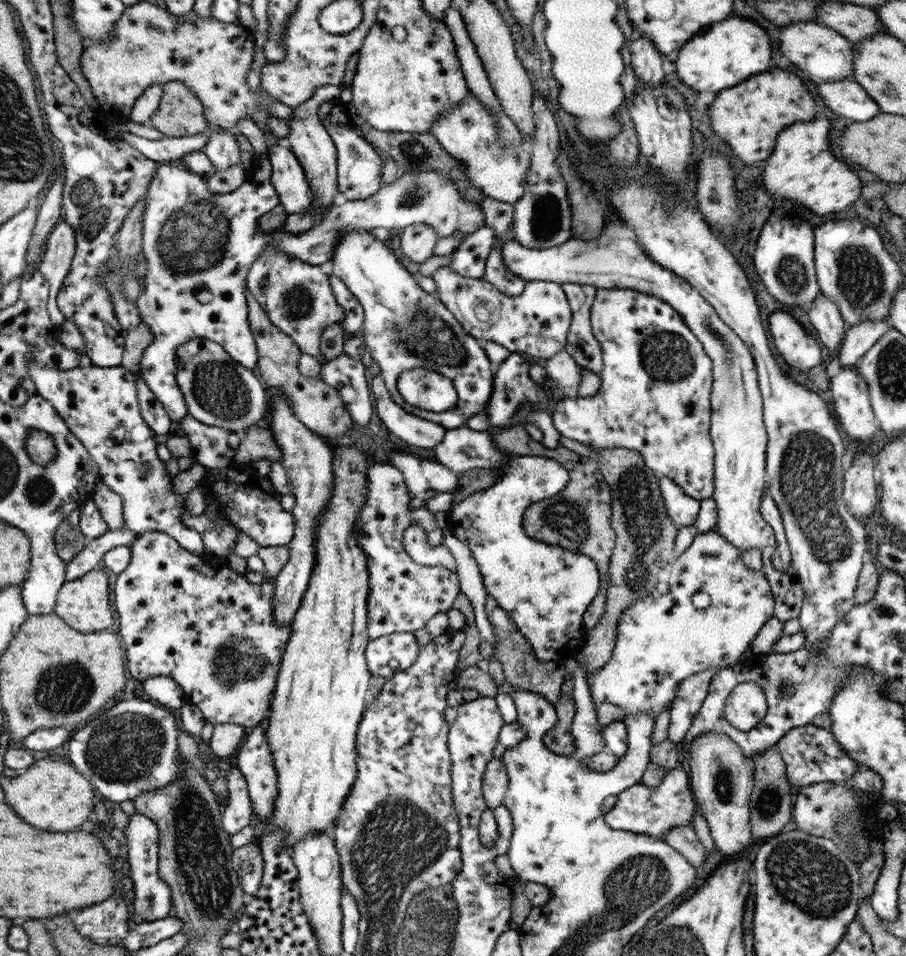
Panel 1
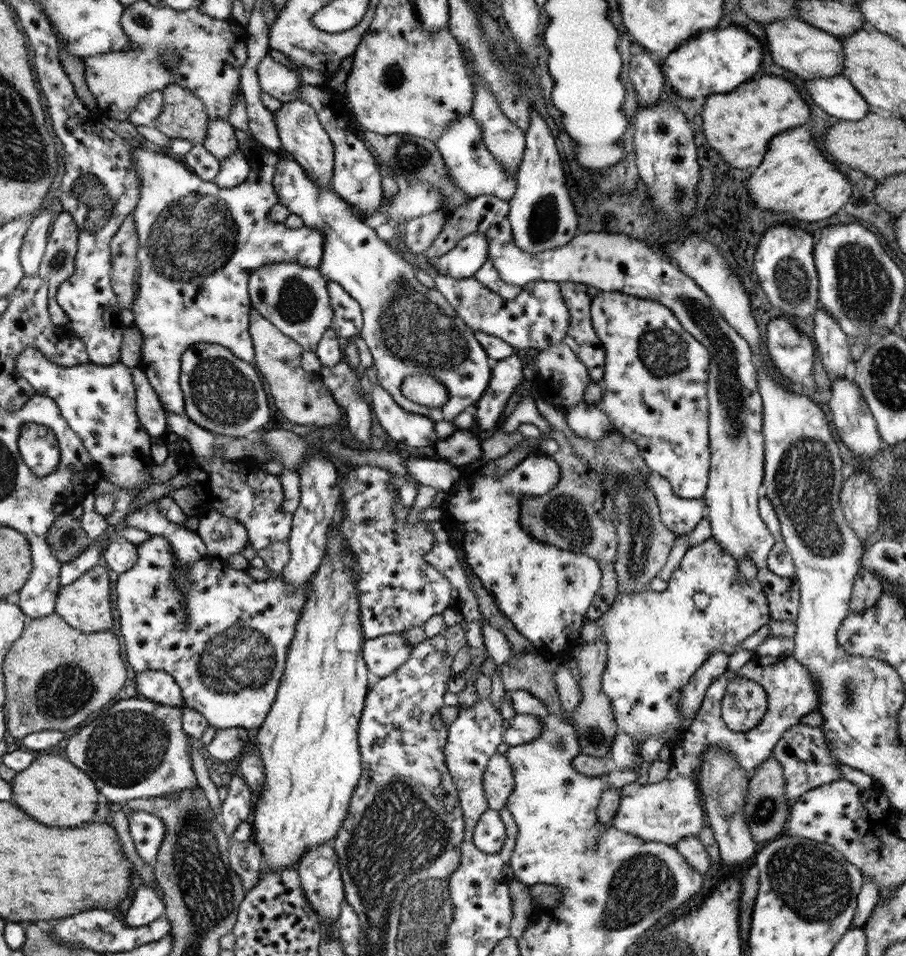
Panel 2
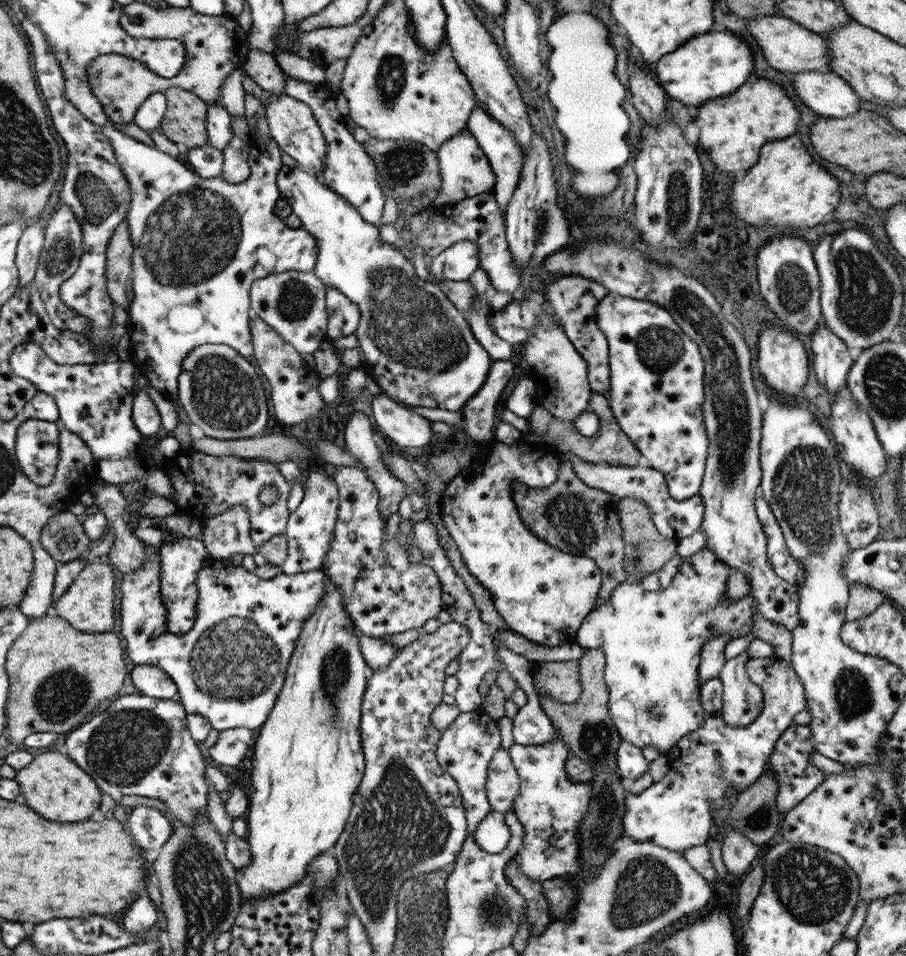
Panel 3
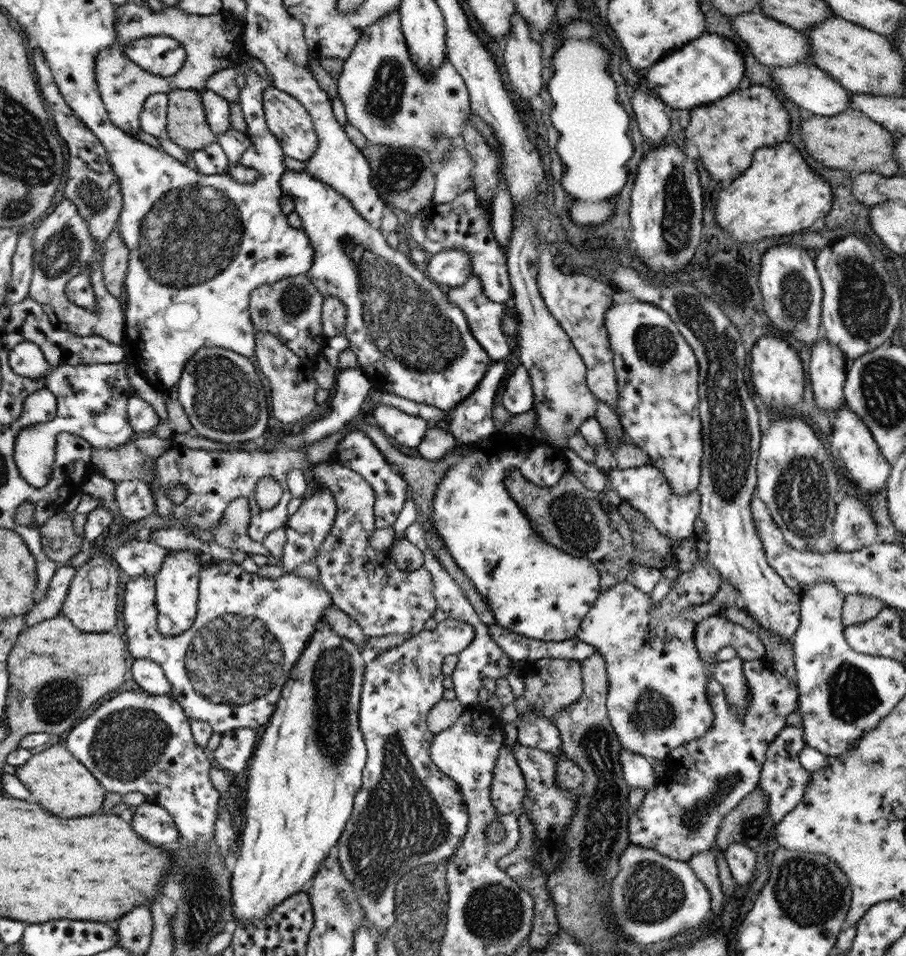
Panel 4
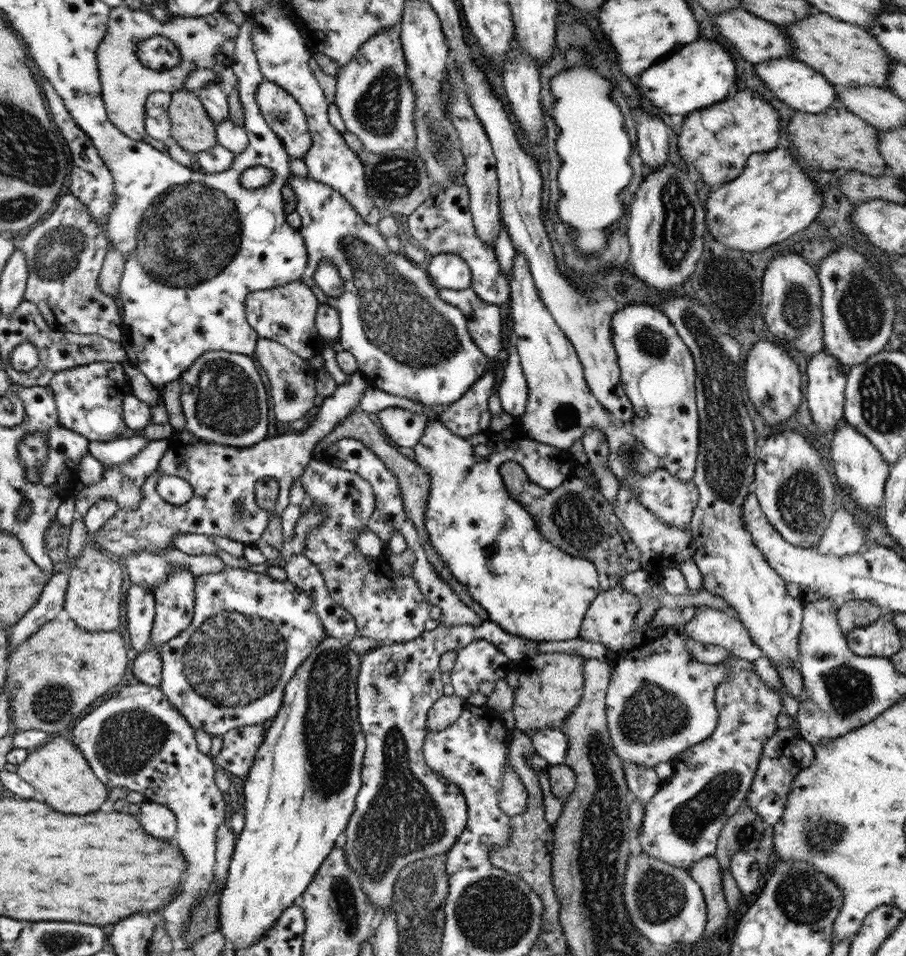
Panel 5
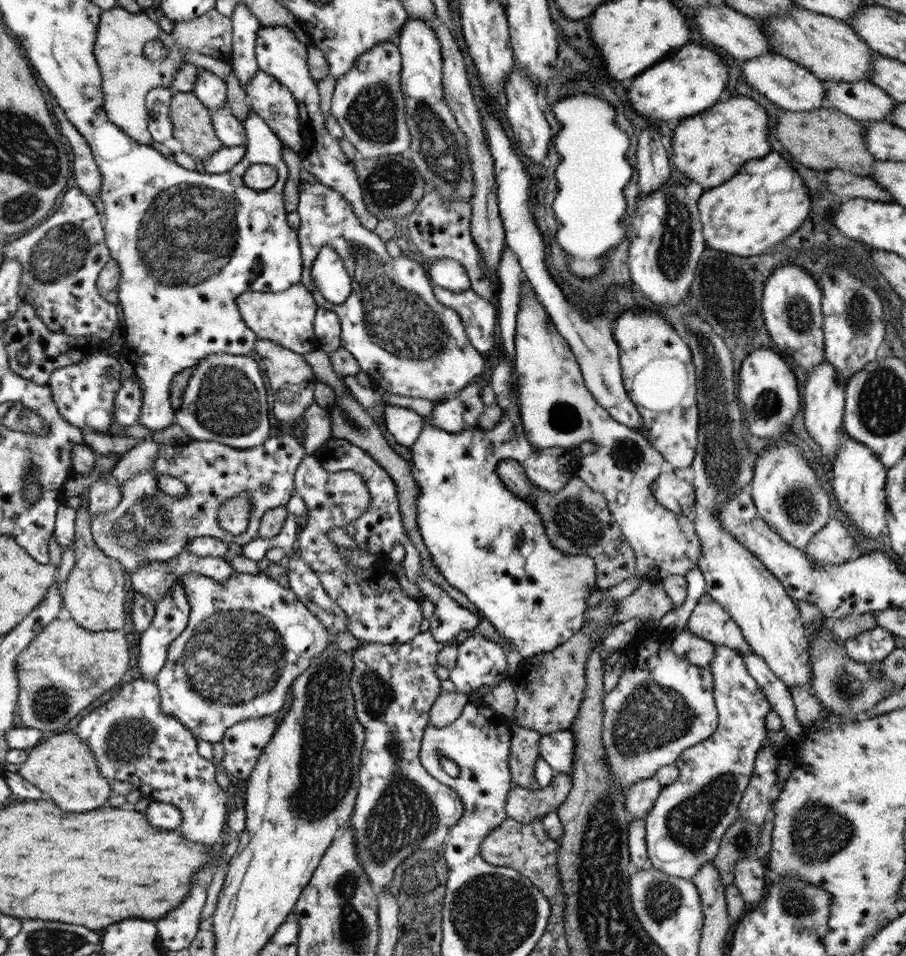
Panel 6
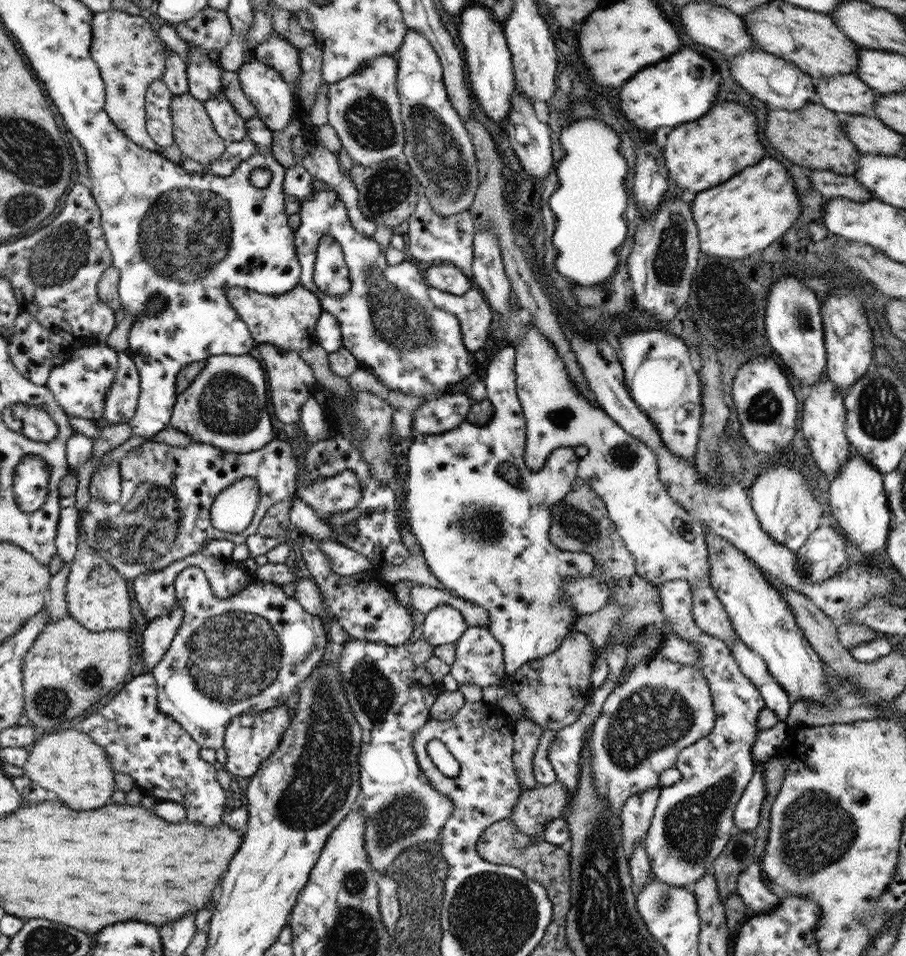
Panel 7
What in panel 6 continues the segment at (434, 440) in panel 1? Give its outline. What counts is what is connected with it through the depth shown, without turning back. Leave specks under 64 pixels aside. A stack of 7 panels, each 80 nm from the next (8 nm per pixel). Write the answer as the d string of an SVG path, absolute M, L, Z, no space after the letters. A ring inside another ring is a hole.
M390 404L385 406L384 424L396 442L409 448L417 441L426 425L425 417L415 411Z

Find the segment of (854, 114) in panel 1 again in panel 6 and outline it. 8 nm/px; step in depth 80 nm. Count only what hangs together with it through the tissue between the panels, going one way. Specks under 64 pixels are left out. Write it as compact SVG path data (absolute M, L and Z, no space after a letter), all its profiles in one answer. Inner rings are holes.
M774 52L743 61L746 82L759 90L778 107L792 112L812 111L825 106L825 86L815 74L782 55Z

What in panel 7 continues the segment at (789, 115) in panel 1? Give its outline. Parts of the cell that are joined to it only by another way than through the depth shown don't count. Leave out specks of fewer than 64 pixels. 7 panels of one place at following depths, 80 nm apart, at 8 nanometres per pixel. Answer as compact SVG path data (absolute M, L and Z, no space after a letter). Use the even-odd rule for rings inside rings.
M716 101L702 118L674 128L667 134L662 152L669 180L684 190L697 193L722 184L747 166L754 166L766 154L758 140L758 120L749 106L724 101Z

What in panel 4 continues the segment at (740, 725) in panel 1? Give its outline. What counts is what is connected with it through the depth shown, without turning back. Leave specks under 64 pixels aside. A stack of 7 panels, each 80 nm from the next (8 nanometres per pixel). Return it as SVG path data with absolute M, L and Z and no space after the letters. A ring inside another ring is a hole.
M697 558L693 569L677 576L677 584L671 587L658 604L652 602L649 593L642 592L630 580L624 580L602 591L596 603L583 618L577 638L593 646L604 657L607 665L607 713L620 748L641 754L651 761L665 760L678 746L700 738L713 723L714 713L706 695L708 678L715 678L723 686L729 710L743 712L751 703L751 692L743 673L743 660L736 656L732 660L707 664L698 654L694 633L697 622L682 617L685 610L711 601L723 582L721 574L706 561Z

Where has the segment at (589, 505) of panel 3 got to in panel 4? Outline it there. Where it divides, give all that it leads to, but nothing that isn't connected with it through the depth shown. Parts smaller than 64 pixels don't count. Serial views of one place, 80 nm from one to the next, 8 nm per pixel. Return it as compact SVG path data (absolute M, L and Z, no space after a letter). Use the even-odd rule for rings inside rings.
M506 470L504 484L510 497L522 509L530 527L539 537L552 546L563 550L570 556L586 558L594 563L600 577L600 590L606 591L619 582L628 580L632 570L636 568L637 550L634 545L634 536L627 526L627 522L619 513L619 505L614 505L606 494L589 490L571 472L564 472L556 486L540 487L529 482L518 470Z

